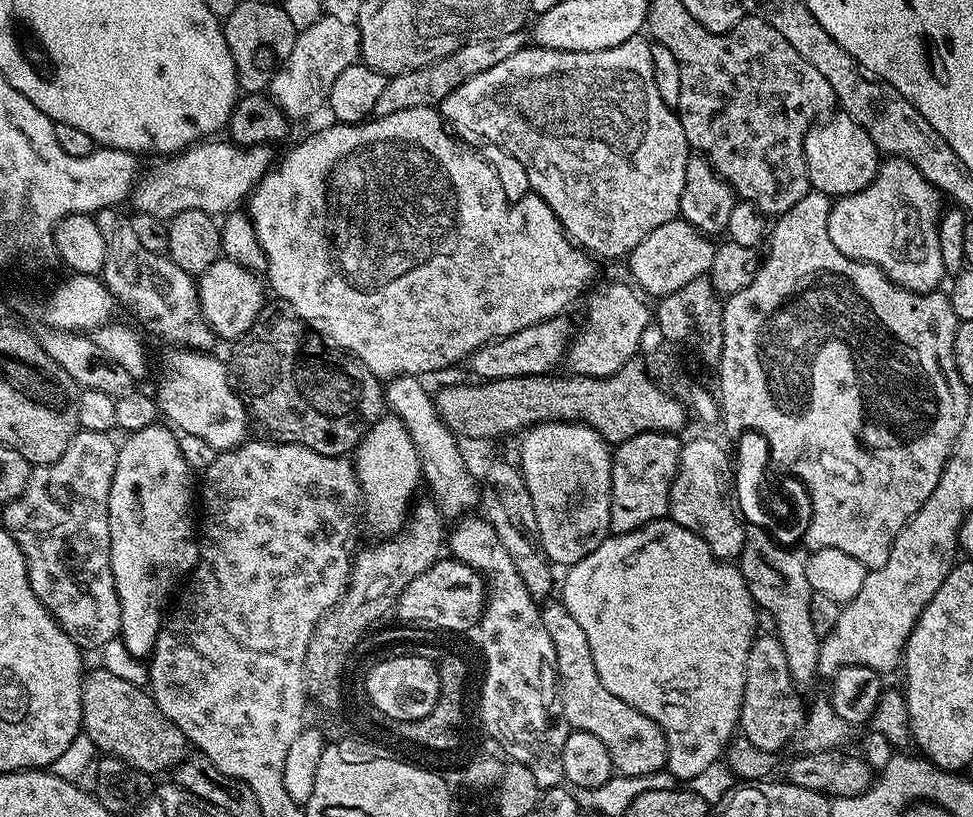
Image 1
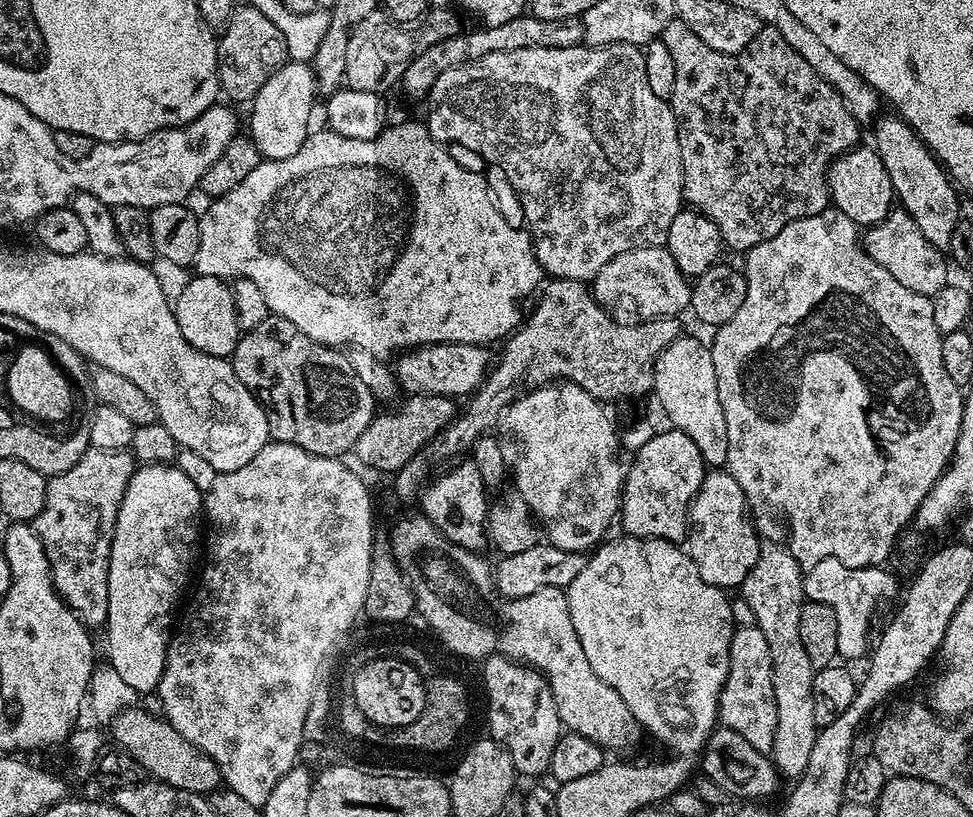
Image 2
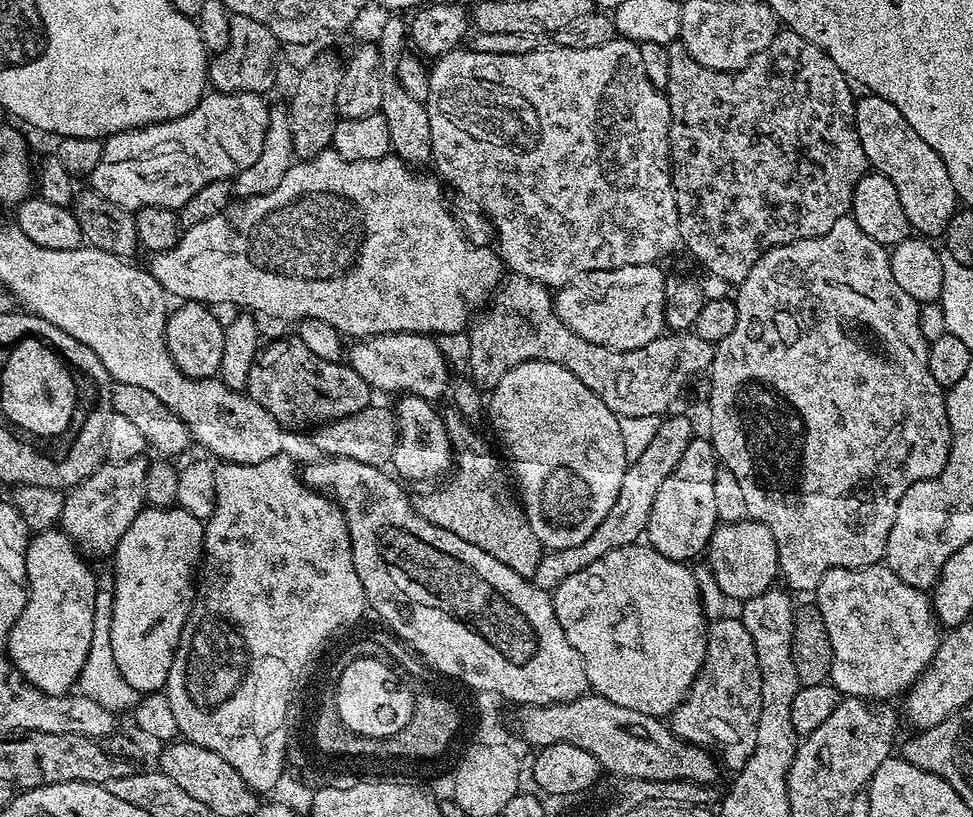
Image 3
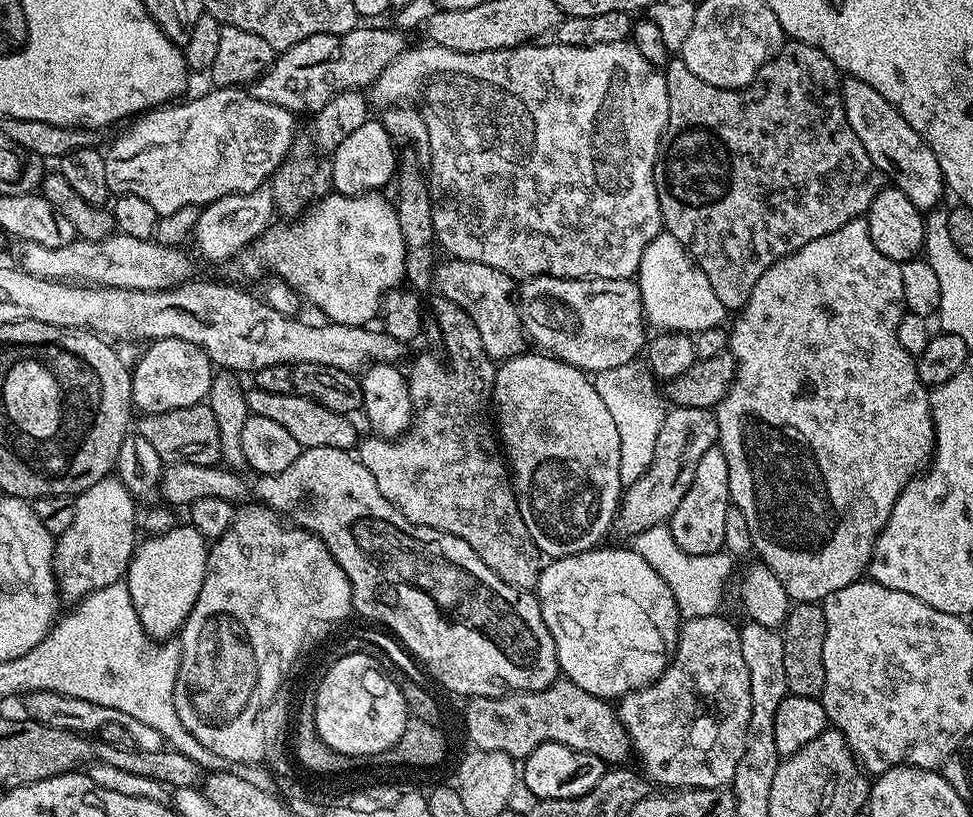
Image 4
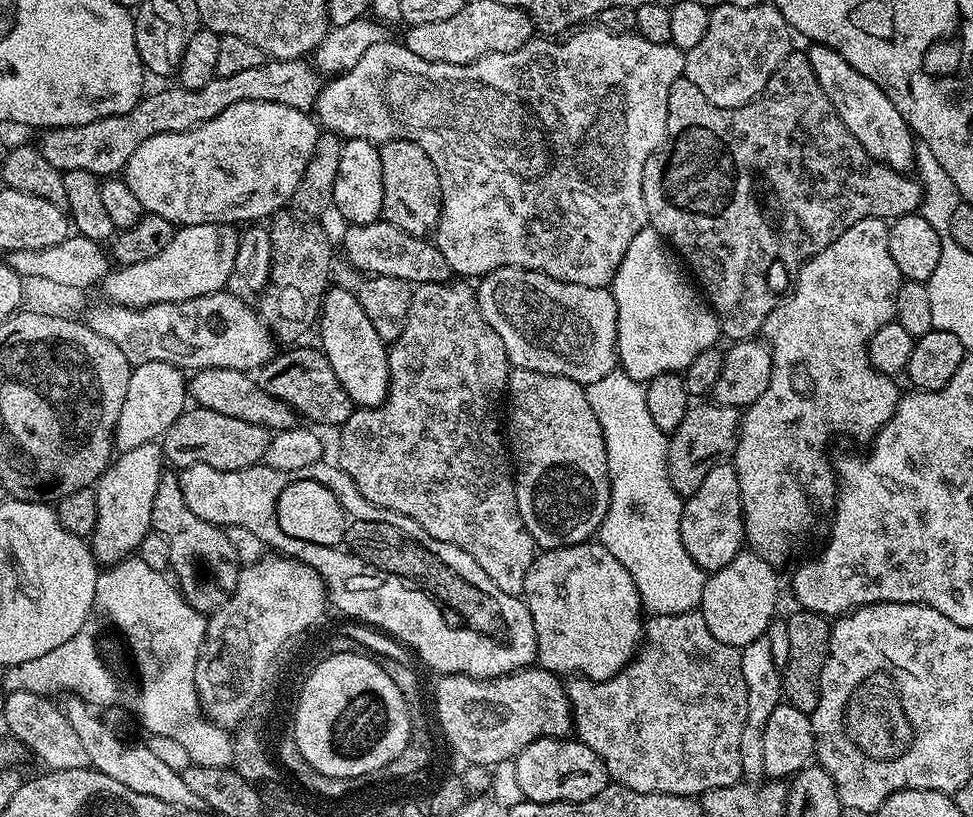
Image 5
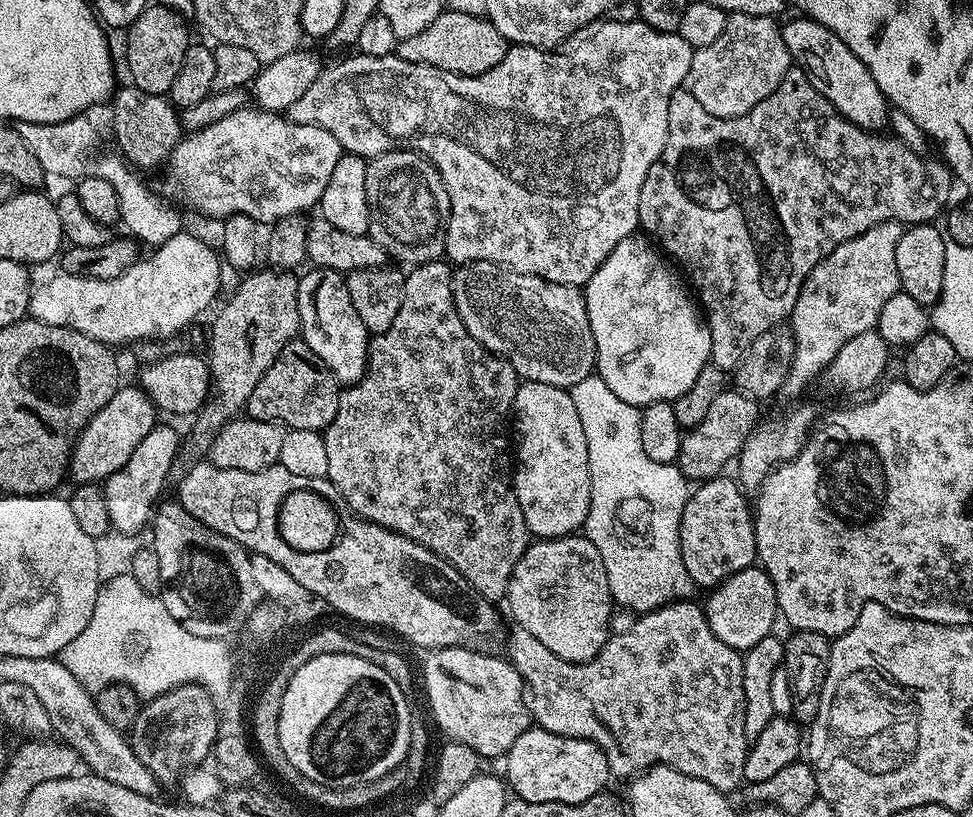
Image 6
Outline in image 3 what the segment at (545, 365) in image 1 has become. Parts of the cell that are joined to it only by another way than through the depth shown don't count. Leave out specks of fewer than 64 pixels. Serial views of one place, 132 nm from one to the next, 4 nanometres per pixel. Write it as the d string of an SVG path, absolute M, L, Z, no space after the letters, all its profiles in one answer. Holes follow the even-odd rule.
M391 332L381 336L369 336L355 341L347 353L347 363L368 383L369 388L380 392L396 392L395 394L407 394L417 396L423 400L439 401L439 396L449 391L450 373L448 374L448 360L444 352L436 344L437 341L431 335L423 332Z

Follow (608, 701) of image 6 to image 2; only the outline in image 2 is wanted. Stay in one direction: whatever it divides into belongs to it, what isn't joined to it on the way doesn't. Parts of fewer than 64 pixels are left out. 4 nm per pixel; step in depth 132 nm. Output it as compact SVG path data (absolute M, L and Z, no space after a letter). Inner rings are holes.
M737 627L730 642L728 677L720 695L719 723L725 728L742 734L754 750L771 753L776 729L776 702L772 681L772 659L766 646L766 634L760 628Z

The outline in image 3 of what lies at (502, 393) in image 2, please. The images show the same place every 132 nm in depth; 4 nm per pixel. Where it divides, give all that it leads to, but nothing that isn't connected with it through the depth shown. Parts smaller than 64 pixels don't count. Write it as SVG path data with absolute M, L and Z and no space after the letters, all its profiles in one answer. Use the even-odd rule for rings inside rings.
M515 274L509 275L496 289L487 312L488 316L477 315L471 321L467 333L467 371L479 389L495 388L506 370L522 362L554 362L570 370L582 386L594 390L618 417L663 417L671 409L668 407L683 394L684 387L699 372L707 373L711 369L716 353L714 345L698 338L692 330L669 331L638 350L610 350L586 342L586 338L574 334L574 330L558 318L548 285ZM676 368L680 368L680 376L672 376Z

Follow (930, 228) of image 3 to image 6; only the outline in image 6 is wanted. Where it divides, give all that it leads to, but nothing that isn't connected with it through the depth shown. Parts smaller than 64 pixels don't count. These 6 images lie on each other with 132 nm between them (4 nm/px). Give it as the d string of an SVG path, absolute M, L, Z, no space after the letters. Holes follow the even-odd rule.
M796 19L800 20L792 20L788 25L785 23L780 29L795 67L804 71L806 78L810 78L810 86L814 86L814 90L818 90L818 94L831 102L849 122L868 132L879 133L887 125L890 105L882 90L878 90L878 82L874 82L870 70L866 70L858 54L854 54L838 34L816 20Z

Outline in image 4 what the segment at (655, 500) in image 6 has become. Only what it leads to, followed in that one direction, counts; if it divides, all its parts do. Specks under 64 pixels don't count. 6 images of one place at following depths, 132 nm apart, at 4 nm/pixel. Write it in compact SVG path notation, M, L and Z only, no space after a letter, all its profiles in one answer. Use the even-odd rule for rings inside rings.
M601 372L595 377L594 383L598 394L602 394L602 402L606 402L610 409L614 426L618 426L618 442L622 450L620 483L627 486L646 474L650 458L654 458L654 442L658 442L658 430L662 430L666 408L656 401L646 381L638 376L620 375L624 374ZM664 524L650 526L634 537L634 547L654 570L670 586L670 594L674 594L676 608L684 620L693 620L703 616L714 616L721 611L720 603L724 600L724 587L732 576L734 557L728 551L721 550L714 554L686 554L678 542L674 542L672 532Z

